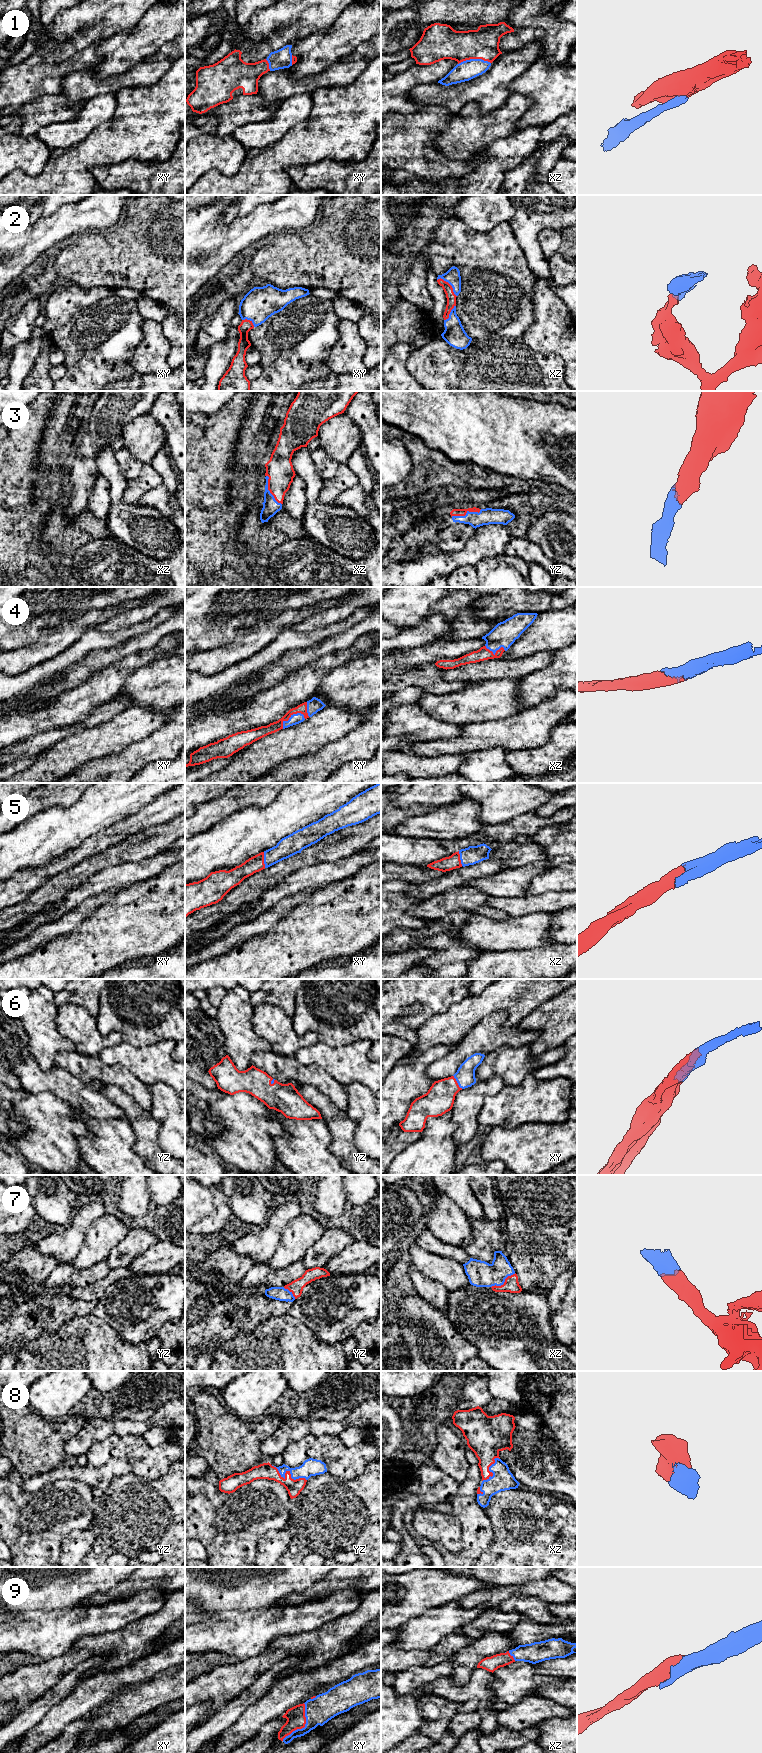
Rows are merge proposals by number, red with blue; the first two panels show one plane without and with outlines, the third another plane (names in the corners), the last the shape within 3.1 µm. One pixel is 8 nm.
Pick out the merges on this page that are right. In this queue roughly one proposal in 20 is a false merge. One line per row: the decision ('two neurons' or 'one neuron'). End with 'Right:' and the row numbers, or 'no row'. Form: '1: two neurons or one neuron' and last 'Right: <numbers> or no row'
1: one neuron
2: one neuron
3: one neuron
4: one neuron
5: one neuron
6: one neuron
7: one neuron
8: one neuron
9: one neuron
Right: 1, 2, 3, 4, 5, 6, 7, 8, 9

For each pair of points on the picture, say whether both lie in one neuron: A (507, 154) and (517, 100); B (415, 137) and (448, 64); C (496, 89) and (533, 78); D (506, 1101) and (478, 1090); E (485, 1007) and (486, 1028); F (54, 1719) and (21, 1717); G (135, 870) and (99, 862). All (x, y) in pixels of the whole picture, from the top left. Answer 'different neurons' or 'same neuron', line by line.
A: different neurons
B: different neurons
C: different neurons
D: different neurons
E: different neurons
F: different neurons
G: different neurons

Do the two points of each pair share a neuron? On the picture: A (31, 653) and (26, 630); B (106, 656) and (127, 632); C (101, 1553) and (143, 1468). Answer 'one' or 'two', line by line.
A: two
B: two
C: two

